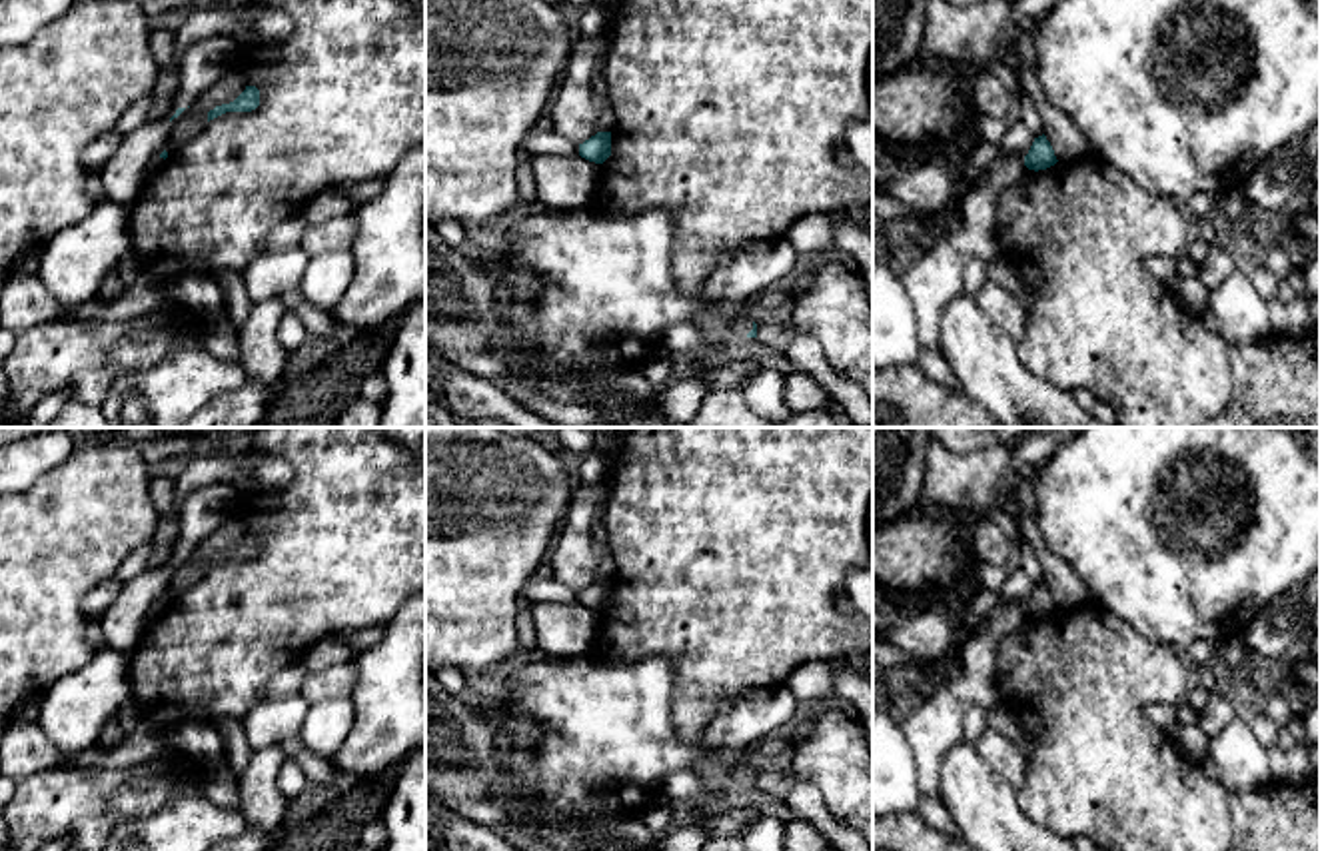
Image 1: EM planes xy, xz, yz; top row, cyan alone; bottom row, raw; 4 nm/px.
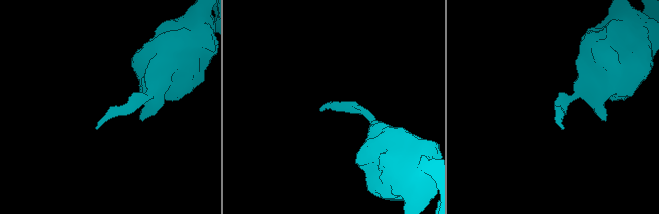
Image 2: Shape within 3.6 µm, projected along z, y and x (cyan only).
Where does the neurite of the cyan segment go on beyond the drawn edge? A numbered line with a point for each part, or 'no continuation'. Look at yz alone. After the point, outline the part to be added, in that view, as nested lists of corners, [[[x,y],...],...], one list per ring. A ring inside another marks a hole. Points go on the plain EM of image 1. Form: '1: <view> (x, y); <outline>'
no continuation

